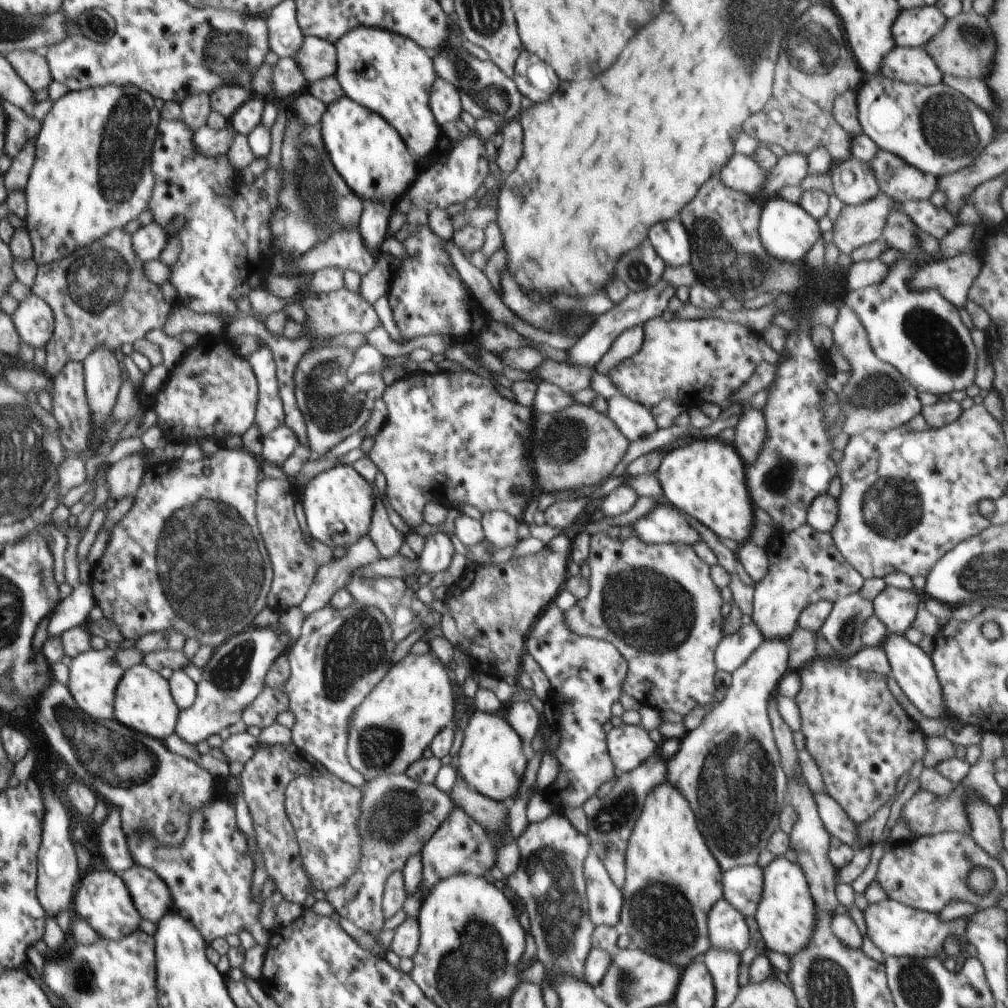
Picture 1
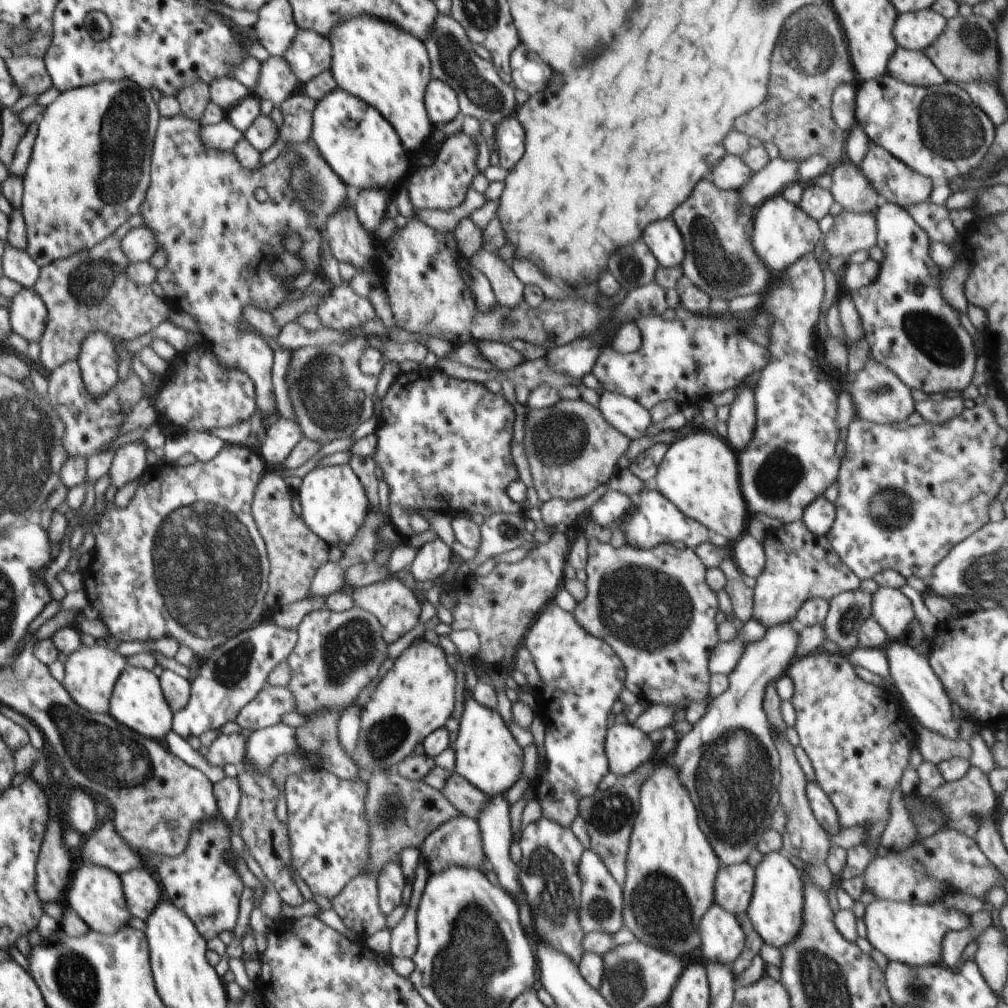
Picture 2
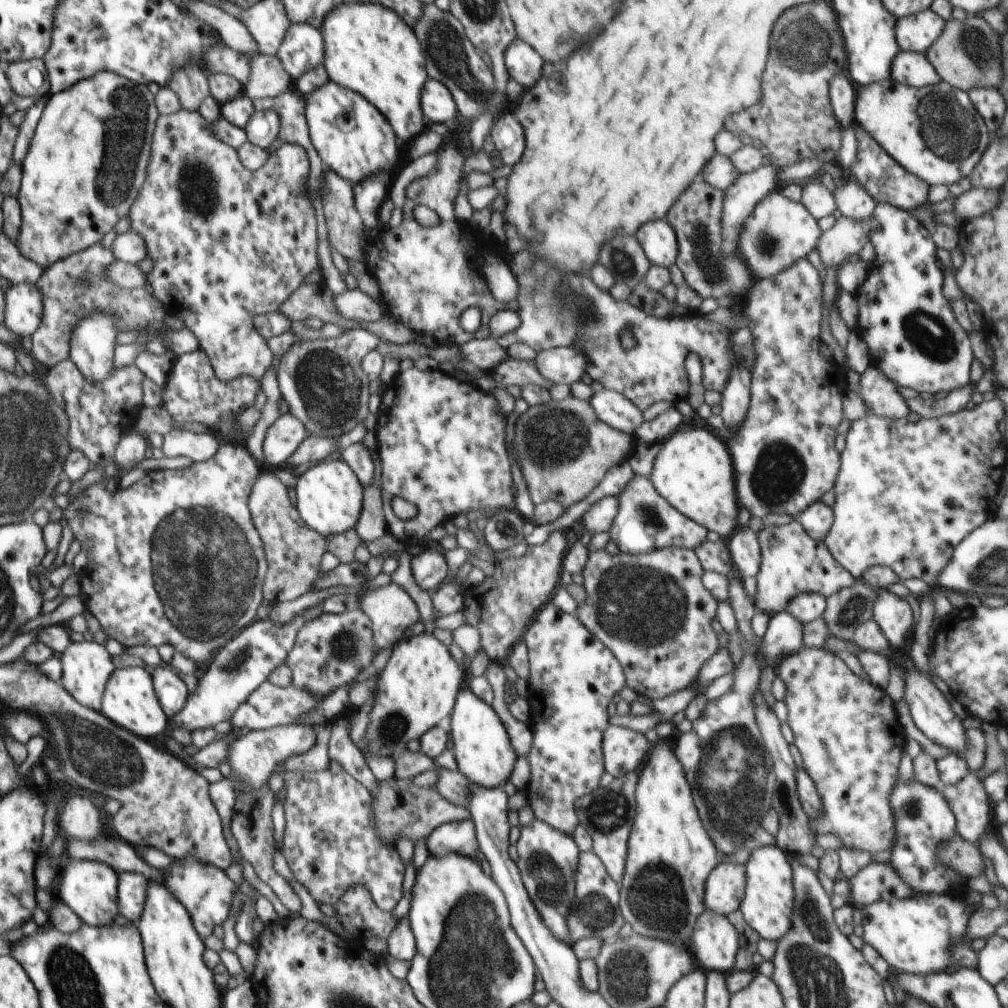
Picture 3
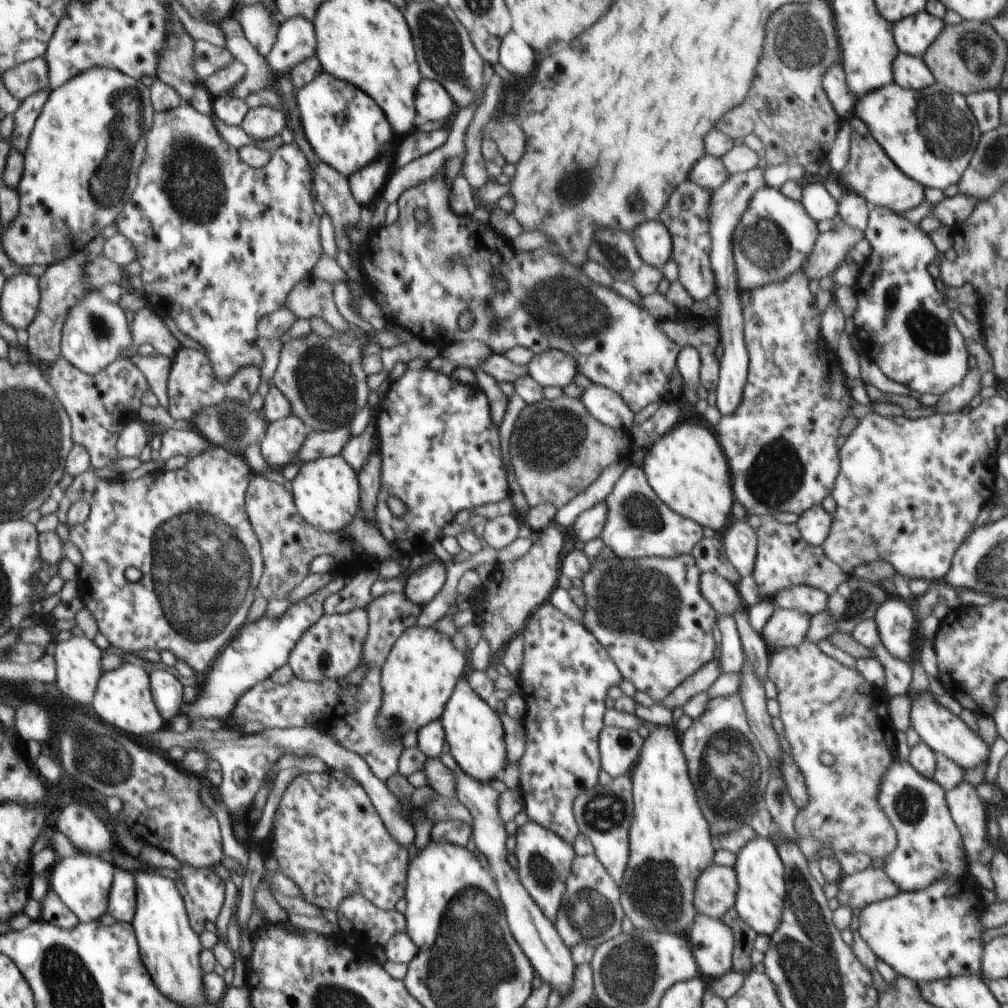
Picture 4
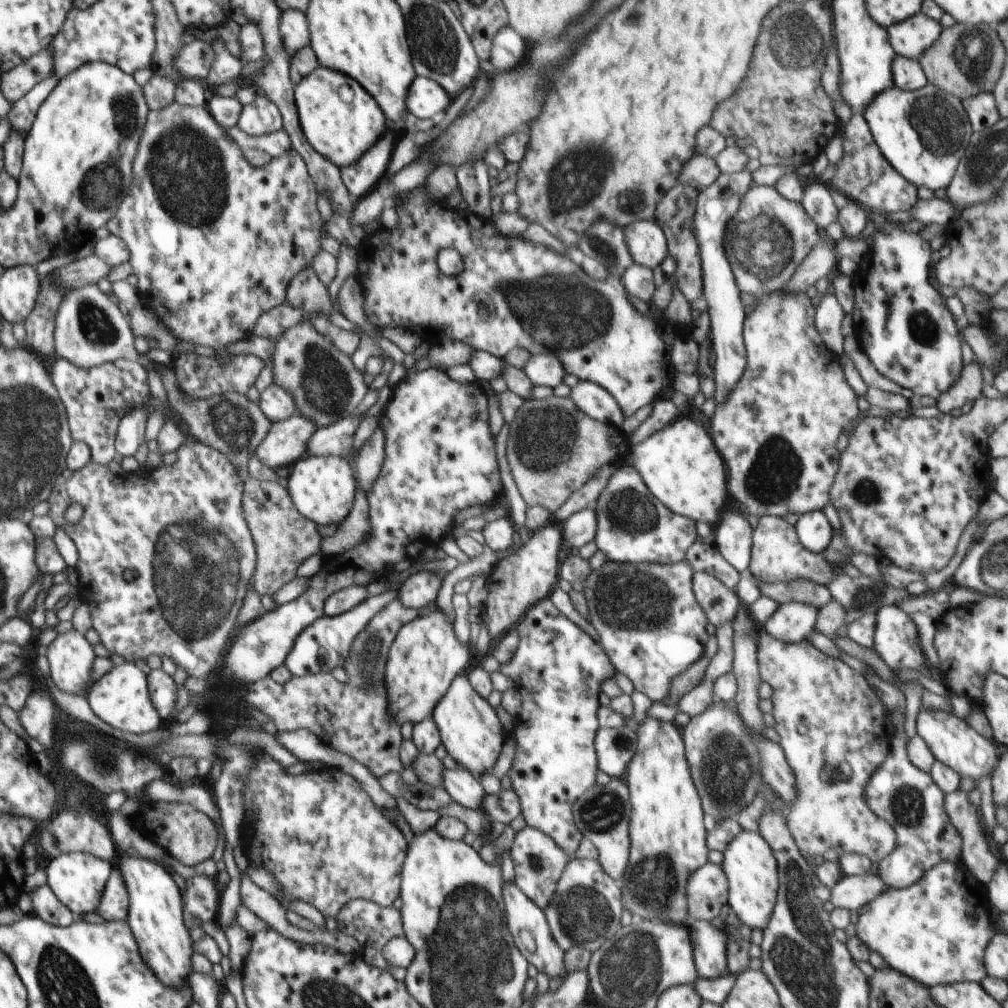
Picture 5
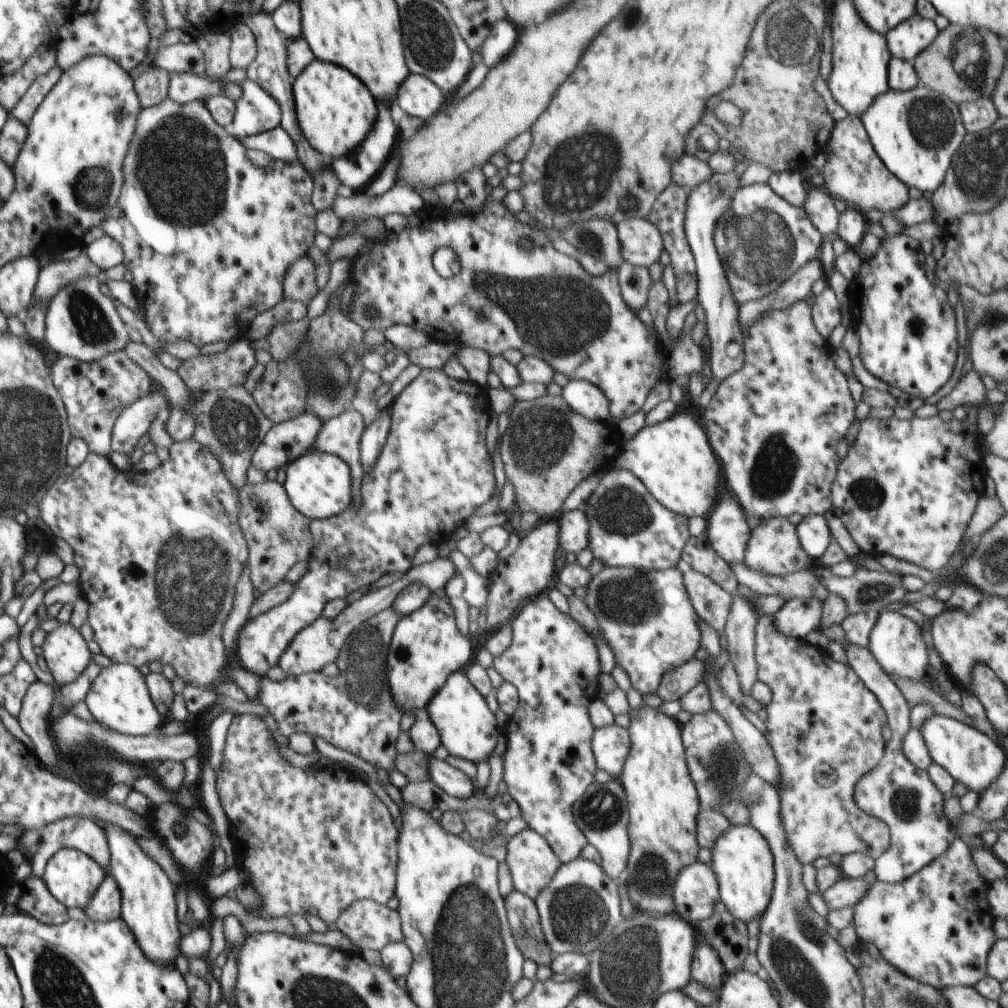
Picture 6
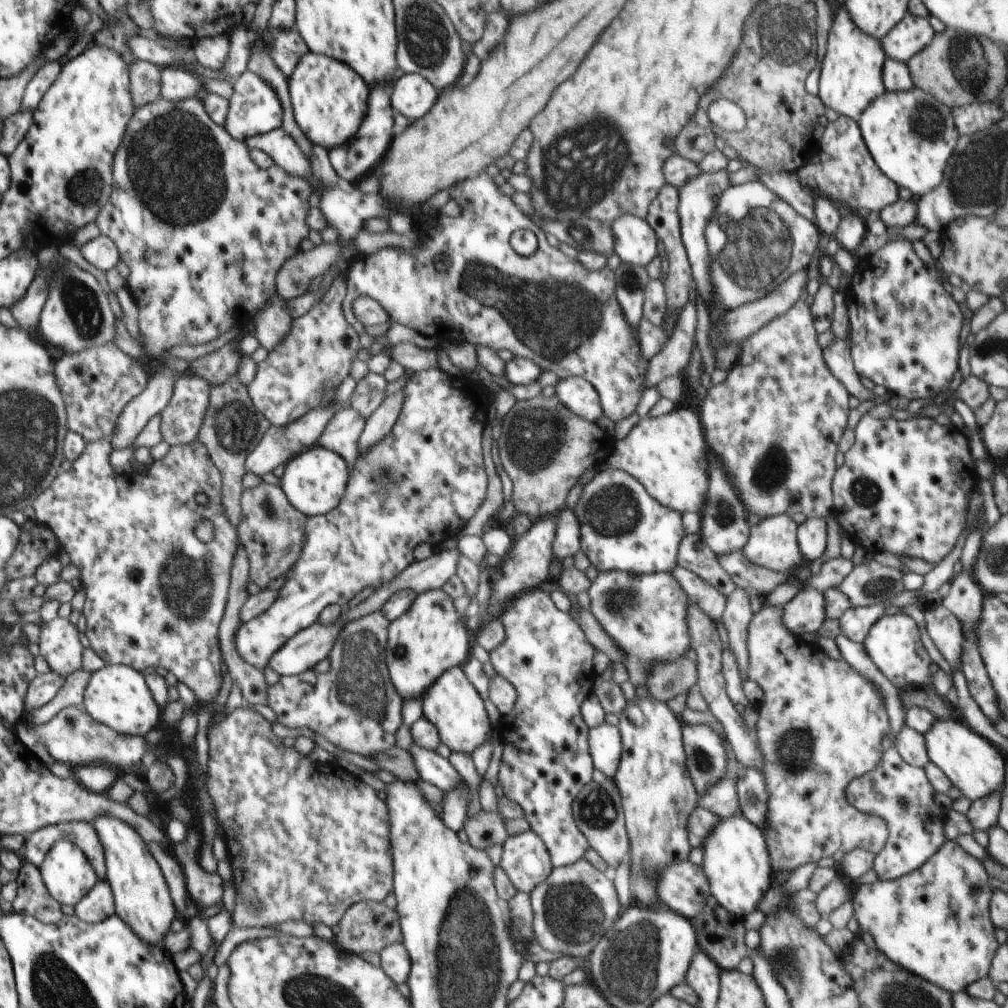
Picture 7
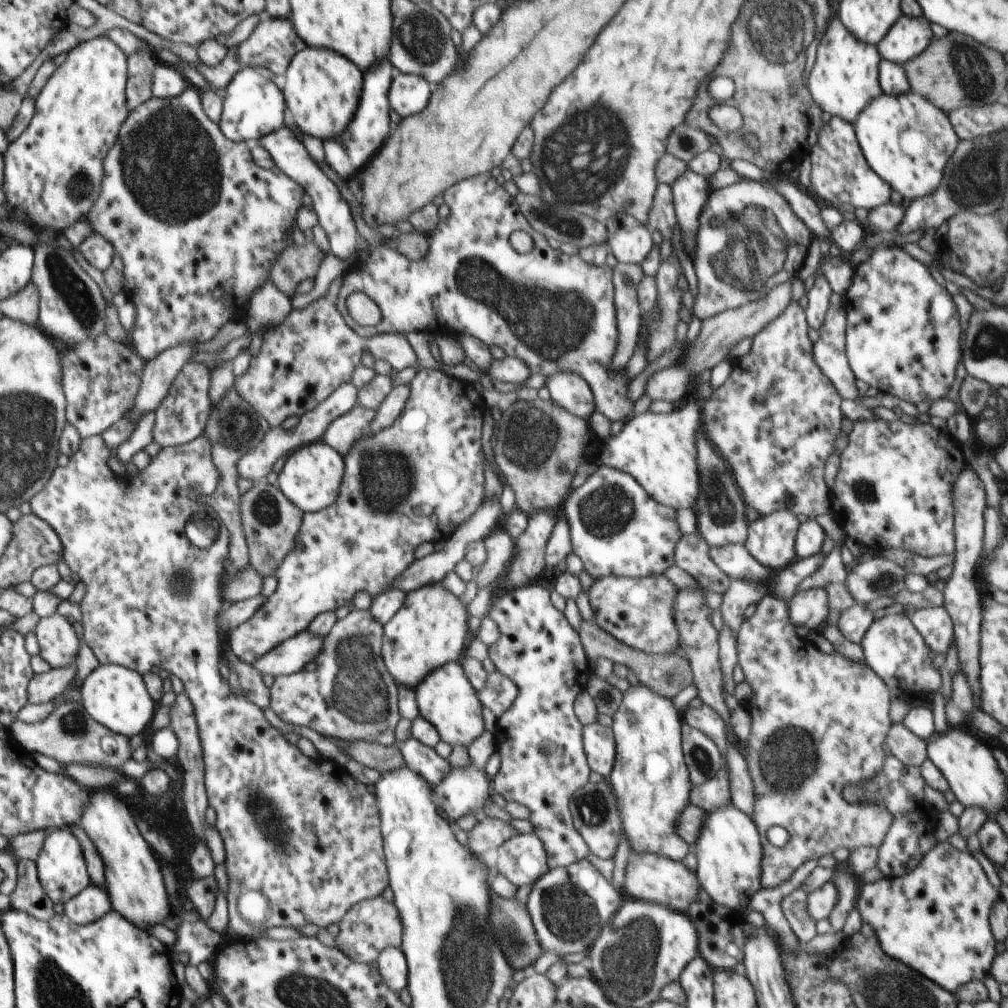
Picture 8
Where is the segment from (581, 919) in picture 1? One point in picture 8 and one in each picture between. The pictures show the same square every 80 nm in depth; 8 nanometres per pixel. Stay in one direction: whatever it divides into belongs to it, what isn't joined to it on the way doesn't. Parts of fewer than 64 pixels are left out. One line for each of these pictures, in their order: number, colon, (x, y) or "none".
2: (548, 870)
3: (547, 858)
4: (545, 859)
5: (539, 862)
6: (533, 864)
7: (525, 859)
8: (522, 859)

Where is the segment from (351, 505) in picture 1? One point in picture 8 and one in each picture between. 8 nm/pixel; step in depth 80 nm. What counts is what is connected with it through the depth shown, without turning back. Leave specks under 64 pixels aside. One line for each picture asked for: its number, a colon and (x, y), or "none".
2: (334, 505)
3: (329, 497)
4: (326, 491)
5: (322, 488)
6: (318, 484)
7: (314, 481)
8: (311, 478)

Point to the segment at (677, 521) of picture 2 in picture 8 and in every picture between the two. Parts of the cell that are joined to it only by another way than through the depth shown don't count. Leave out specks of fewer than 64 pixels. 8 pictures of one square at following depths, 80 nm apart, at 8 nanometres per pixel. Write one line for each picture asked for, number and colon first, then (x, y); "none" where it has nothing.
3: (645, 522)
4: (639, 525)
5: (633, 526)
6: (628, 527)
7: (623, 528)
8: (617, 528)

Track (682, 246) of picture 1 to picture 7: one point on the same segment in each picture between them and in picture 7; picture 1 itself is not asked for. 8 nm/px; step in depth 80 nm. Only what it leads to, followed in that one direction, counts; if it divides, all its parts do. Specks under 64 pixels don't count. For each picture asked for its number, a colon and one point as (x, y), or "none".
2: (666, 242)
3: (657, 238)
4: (653, 241)
5: (646, 241)
6: (641, 241)
7: (635, 240)

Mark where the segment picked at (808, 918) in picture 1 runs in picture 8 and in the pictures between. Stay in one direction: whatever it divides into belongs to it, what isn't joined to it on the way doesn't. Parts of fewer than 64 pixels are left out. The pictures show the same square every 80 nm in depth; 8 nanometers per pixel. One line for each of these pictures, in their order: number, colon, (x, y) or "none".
2: (775, 911)
3: (767, 905)
4: (760, 872)
5: (749, 863)
6: (743, 862)
7: (737, 862)
8: (729, 851)

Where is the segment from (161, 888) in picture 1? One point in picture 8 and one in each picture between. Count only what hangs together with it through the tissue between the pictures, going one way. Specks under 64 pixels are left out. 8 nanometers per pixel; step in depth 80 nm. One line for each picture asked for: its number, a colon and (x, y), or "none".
2: (142, 890)
3: (131, 900)
4: (123, 899)
5: (114, 906)
6: (105, 906)
7: (99, 904)
8: (92, 904)

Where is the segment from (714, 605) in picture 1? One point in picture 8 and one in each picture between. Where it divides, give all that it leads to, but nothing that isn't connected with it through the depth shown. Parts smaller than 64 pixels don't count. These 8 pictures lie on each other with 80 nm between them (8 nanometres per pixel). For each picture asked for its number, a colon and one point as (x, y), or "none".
2: (653, 607)
3: (651, 611)
4: (650, 615)
5: (649, 622)
6: (647, 618)
7: (645, 615)
8: (640, 612)

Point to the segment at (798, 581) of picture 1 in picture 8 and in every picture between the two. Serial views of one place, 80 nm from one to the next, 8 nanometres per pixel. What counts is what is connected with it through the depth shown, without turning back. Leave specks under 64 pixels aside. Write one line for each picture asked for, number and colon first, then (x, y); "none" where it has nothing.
2: (799, 565)
3: (791, 562)
4: (783, 560)
5: (777, 555)
6: (773, 548)
7: (772, 544)
8: (770, 540)

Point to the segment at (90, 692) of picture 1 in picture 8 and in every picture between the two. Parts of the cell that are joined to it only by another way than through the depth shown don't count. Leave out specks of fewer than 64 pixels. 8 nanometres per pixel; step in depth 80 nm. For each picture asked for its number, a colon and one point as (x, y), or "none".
2: (91, 674)
3: (87, 667)
4: (79, 661)
5: (70, 657)
6: (65, 651)
7: (59, 644)
8: (58, 643)

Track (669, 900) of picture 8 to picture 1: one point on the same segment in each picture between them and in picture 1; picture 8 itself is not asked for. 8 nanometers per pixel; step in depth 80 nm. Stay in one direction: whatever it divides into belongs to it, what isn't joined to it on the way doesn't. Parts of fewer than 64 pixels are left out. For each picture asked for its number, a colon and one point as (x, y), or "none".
1: (742, 886)
2: (733, 886)
3: (725, 886)
4: (716, 888)
5: (707, 889)
6: (696, 891)
7: (683, 887)

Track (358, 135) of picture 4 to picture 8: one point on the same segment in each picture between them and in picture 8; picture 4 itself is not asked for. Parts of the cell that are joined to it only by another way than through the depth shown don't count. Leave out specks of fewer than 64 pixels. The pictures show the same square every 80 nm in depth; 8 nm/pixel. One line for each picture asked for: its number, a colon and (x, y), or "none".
5: (340, 119)
6: (335, 110)
7: (329, 99)
8: (322, 88)

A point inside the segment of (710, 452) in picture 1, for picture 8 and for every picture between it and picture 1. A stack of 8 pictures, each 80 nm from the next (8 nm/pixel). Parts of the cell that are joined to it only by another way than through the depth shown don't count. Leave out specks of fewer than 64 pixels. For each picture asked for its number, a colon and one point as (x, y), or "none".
2: (699, 474)
3: (693, 471)
4: (687, 469)
5: (681, 466)
6: (674, 459)
7: (668, 455)
8: (659, 450)

